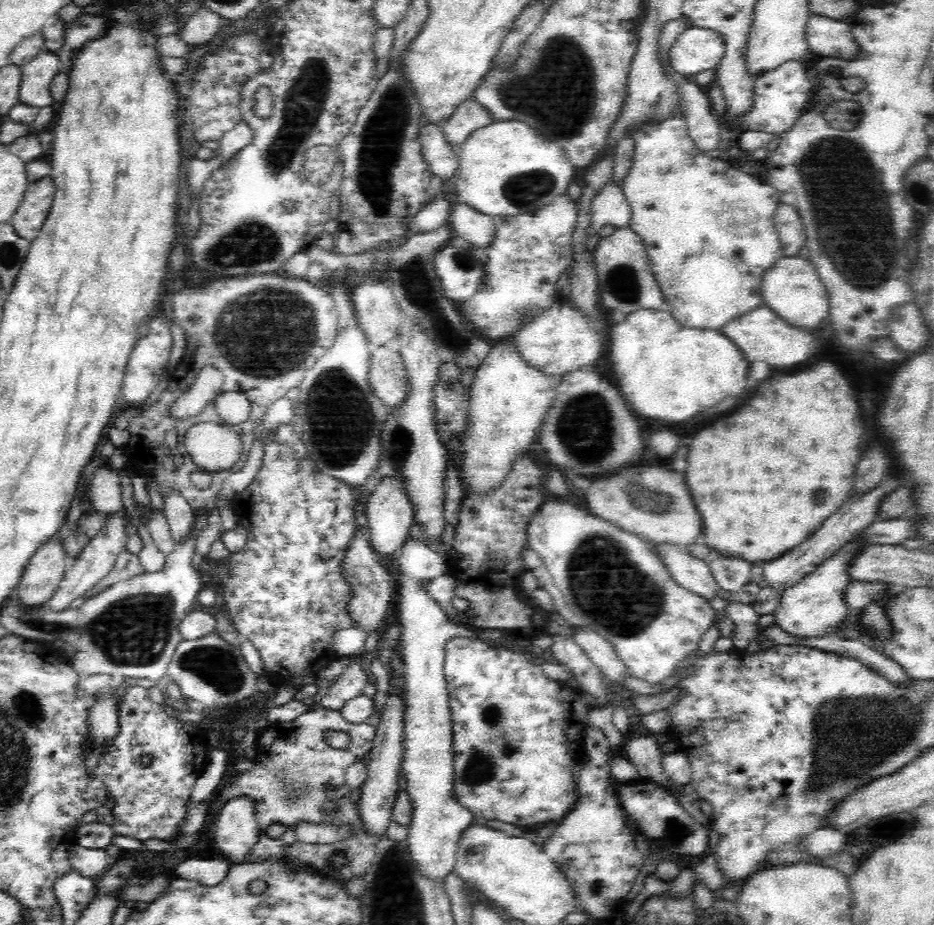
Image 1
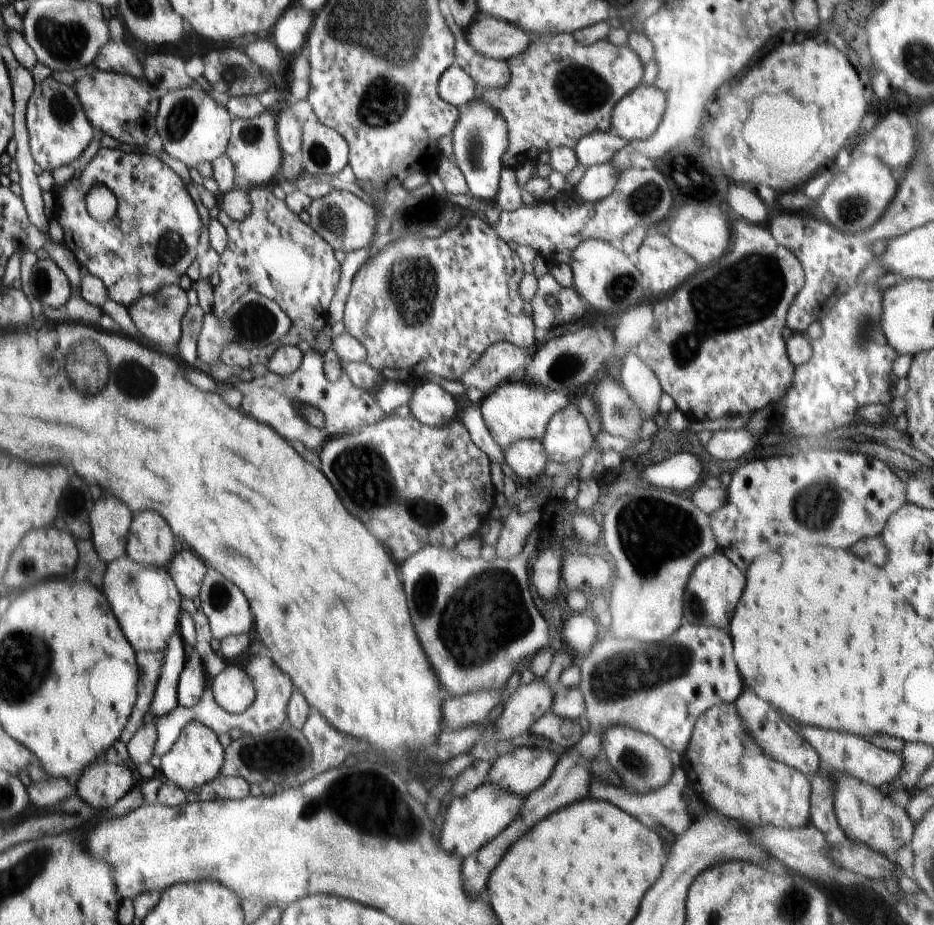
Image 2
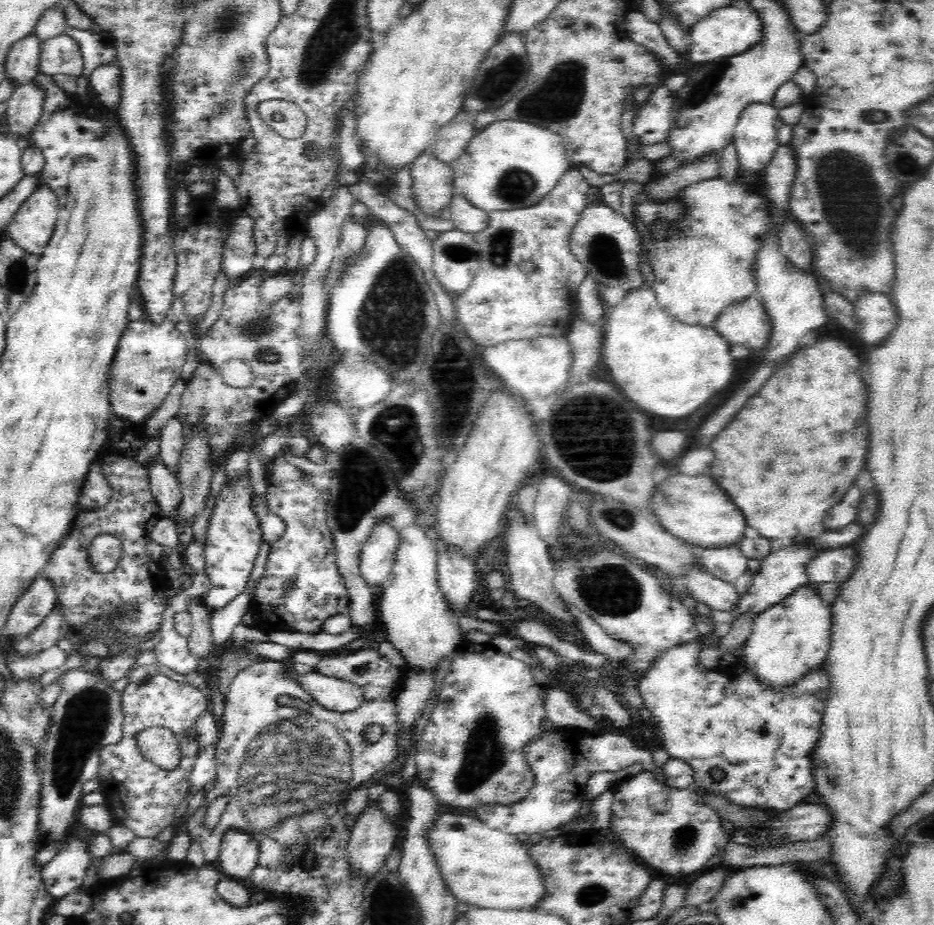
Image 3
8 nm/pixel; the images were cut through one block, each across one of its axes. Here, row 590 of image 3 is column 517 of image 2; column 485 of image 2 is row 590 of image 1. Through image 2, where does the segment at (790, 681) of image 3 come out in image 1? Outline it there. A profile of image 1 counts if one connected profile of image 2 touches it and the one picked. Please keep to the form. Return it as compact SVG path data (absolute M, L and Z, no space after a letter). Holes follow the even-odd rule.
M848 542L838 554L834 554L832 558L828 558L822 566L818 566L812 574L808 574L802 582L798 582L796 586L788 588L782 592L780 604L776 608L774 616L774 626L778 626L780 630L788 632L794 638L824 638L824 636L836 636L840 634L846 614L848 614L848 604L844 602L844 590L852 584L848 580L848 564L850 558L860 552L862 548L866 548L866 542Z

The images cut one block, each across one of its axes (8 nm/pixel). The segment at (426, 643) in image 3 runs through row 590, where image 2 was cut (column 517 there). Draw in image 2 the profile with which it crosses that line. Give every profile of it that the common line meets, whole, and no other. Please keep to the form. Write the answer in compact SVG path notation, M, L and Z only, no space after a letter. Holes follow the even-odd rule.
M517 382L517 384L497 386L477 406L479 406L485 428L489 430L491 438L495 440L495 446L503 454L505 448L517 440L539 440L541 442L551 416L555 416L555 412L571 404L573 398L575 394L569 394L569 392L553 392L553 390L543 390L543 388L537 390L537 388L525 386L523 382L521 384Z

